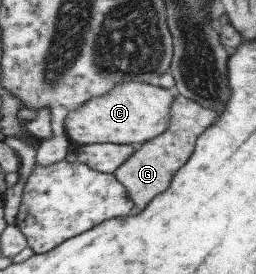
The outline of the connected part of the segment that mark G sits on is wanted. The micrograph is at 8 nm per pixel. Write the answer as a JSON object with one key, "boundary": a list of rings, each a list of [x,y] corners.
{"boundary":[[[175,91],[173,103],[169,109],[169,123],[165,133],[145,142],[143,147],[139,151],[135,151],[114,173],[117,179],[128,187],[130,199],[136,206],[136,213],[141,213],[152,203],[153,199],[157,198],[157,195],[164,193],[173,173],[179,170],[191,155],[197,136],[217,120],[217,112],[212,108],[203,107],[191,99],[185,99],[183,95],[179,95]]]}

